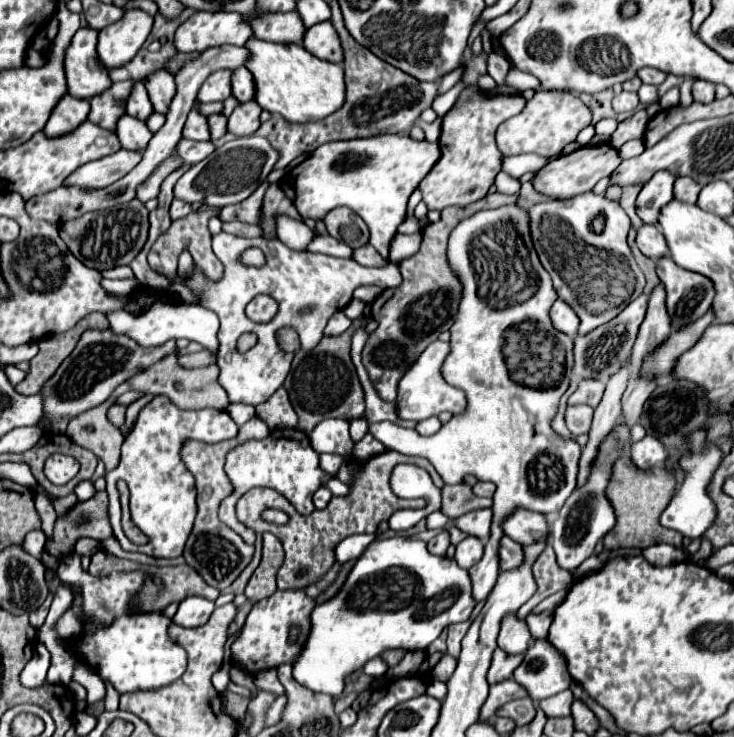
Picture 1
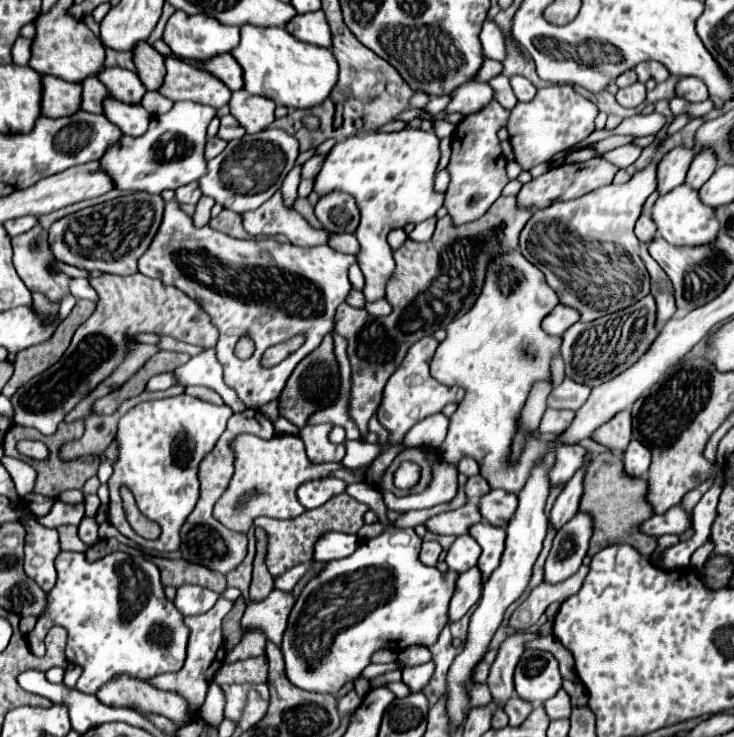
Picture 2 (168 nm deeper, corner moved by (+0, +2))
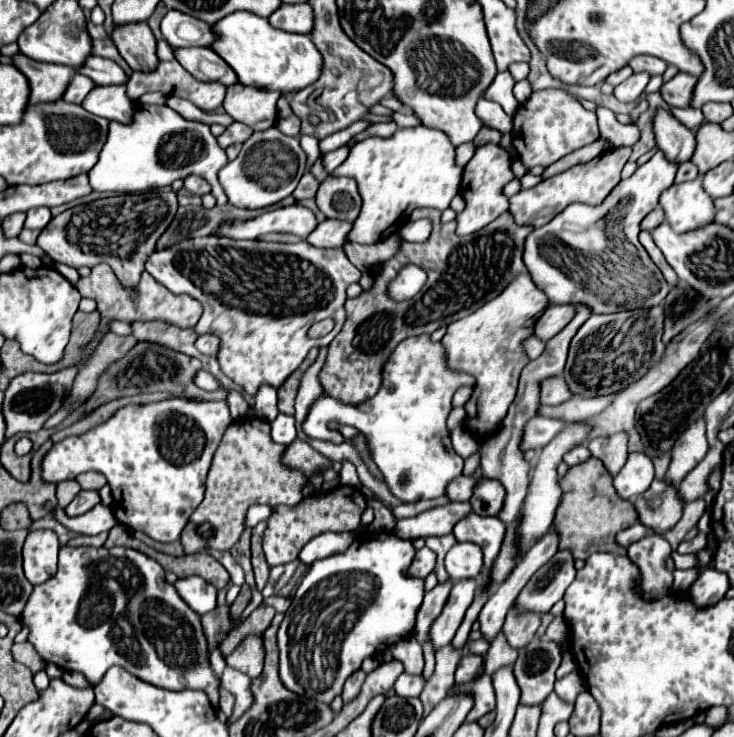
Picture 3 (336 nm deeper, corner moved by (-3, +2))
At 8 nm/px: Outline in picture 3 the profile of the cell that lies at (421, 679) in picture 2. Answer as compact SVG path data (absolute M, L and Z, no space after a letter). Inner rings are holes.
M402 673L400 679L396 679L396 683L394 683L394 691L396 691L396 695L400 695L400 697L418 697L420 691L424 689L424 683L426 683L426 681L424 681L422 675L414 677L414 675Z

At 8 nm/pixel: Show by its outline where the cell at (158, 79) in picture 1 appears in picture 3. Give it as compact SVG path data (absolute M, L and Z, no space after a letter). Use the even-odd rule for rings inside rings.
M126 23L126 27L114 27L112 41L134 71L152 71L158 65L156 39L148 23Z

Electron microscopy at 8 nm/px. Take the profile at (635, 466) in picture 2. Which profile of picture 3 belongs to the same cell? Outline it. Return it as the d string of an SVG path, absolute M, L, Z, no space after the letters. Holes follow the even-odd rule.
M632 453L628 455L628 461L622 467L622 471L614 477L614 489L620 499L632 501L638 495L642 495L652 481L654 481L654 465L650 457L644 453Z

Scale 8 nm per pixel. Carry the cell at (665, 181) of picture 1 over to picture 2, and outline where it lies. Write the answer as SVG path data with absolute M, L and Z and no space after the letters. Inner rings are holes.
M677 147L661 159L661 163L657 165L657 193L659 195L669 193L671 189L679 187L685 181L691 159L693 159L693 151L685 147Z

